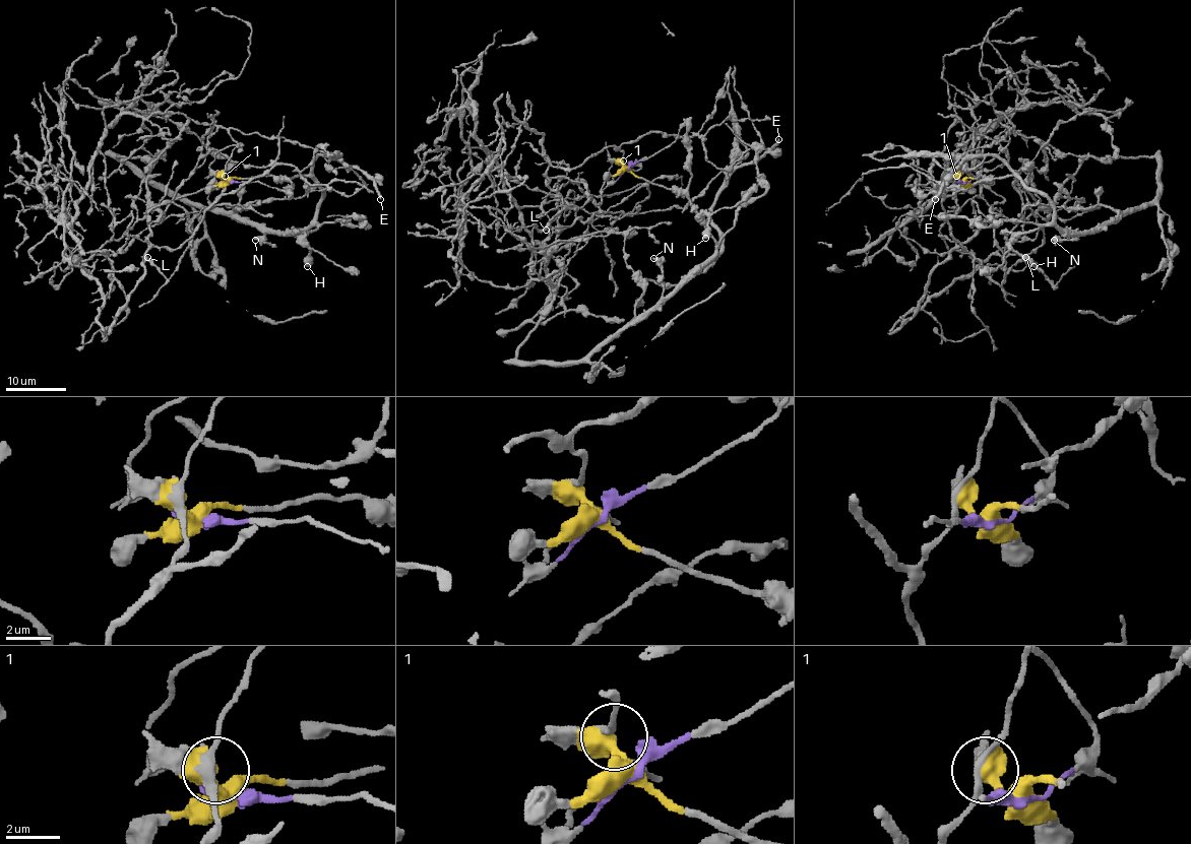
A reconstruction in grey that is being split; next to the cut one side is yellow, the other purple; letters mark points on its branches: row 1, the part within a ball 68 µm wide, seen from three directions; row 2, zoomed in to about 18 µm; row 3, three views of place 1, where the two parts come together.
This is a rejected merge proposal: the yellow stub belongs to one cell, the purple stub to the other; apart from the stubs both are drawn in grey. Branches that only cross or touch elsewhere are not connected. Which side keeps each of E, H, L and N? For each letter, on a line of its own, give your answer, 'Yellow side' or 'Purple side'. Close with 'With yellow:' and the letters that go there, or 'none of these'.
E: Yellow side
H: Yellow side
L: Purple side
N: Yellow side
With yellow: E, H, N

